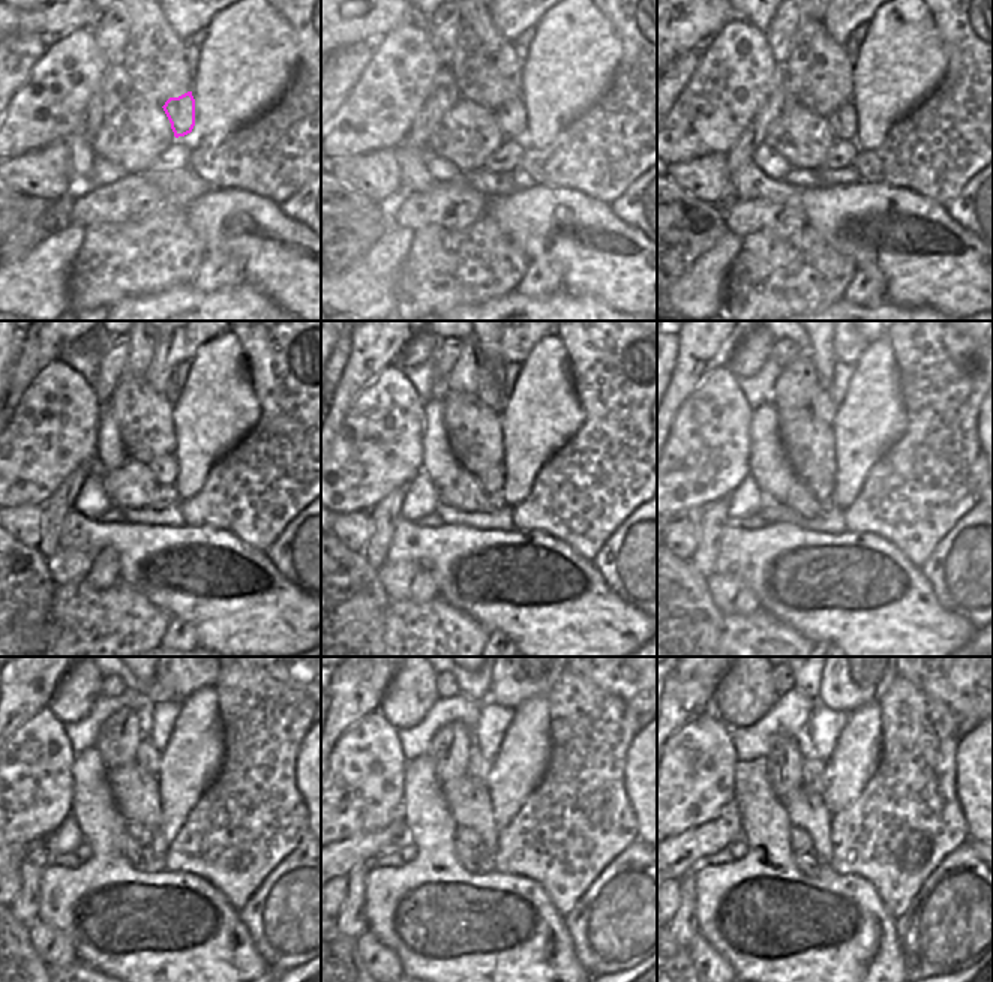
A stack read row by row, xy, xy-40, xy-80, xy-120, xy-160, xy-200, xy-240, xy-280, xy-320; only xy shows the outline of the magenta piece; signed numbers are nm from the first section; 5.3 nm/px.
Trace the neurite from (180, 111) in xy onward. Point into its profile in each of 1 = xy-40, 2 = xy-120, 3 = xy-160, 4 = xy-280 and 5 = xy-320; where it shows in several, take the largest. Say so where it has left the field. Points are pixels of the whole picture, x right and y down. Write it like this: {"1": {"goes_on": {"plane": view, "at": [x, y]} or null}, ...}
{"1": {"goes_on": {"plane": "xy-40", "at": [512, 117]}}, "2": {"goes_on": {"plane": "xy-120", "at": [165, 468]}}, "3": {"goes_on": {"plane": "xy-160", "at": [492, 482]}}, "4": {"goes_on": {"plane": "xy-280", "at": [464, 835]}}, "5": {"goes_on": {"plane": "xy-320", "at": [801, 841]}}}

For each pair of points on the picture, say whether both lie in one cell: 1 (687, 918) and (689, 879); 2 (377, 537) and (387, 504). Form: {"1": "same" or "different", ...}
{"1": "same", "2": "same"}

